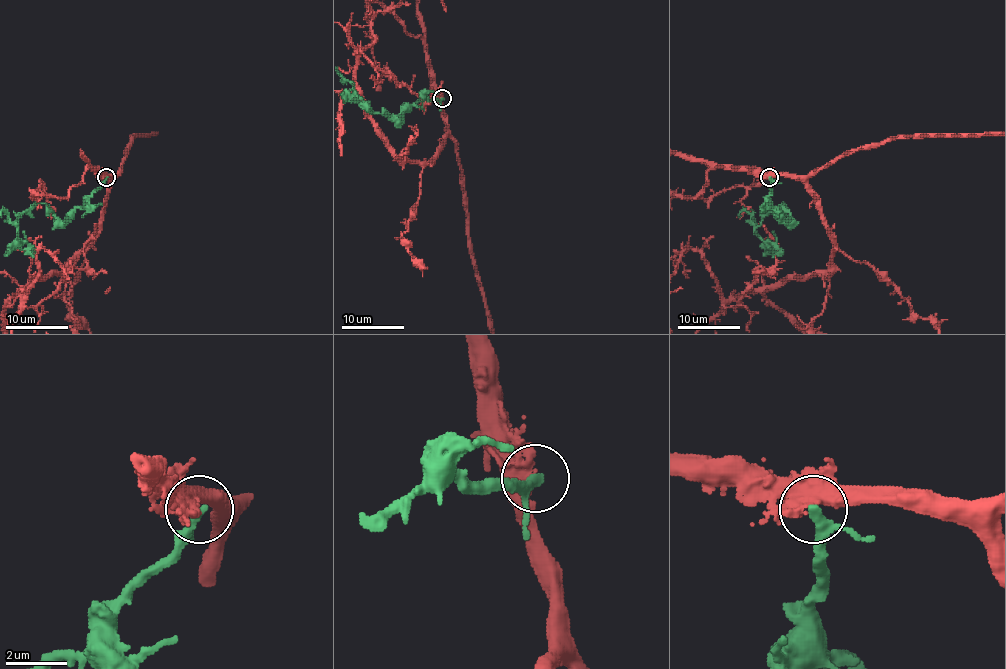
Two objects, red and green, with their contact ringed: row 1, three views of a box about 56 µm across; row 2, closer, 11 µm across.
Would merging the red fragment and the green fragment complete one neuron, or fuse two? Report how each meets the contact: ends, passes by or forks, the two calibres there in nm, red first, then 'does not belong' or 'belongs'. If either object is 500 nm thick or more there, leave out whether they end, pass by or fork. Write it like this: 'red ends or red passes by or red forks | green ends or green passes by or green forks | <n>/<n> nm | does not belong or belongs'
red passes by | green passes by | 360/240 nm | does not belong

